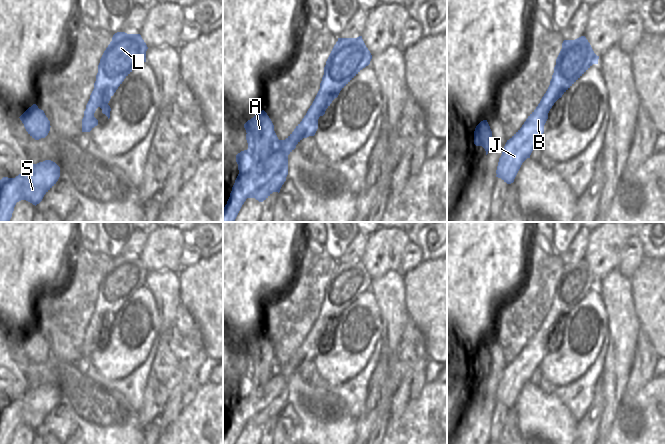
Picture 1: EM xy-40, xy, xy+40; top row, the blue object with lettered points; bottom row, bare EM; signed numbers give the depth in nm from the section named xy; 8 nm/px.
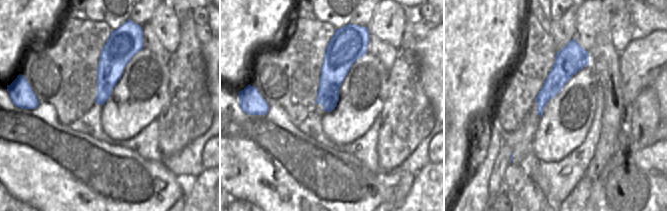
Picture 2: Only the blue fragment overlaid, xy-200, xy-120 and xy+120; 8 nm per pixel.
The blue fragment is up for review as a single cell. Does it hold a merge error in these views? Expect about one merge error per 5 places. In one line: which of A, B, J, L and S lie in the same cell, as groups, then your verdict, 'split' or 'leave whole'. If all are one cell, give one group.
A / B J L S; split

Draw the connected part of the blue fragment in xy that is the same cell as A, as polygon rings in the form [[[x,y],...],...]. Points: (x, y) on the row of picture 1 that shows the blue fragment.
[[[264,110],[248,120],[244,128],[252,159],[257,166],[263,166],[273,152],[281,149],[274,125]]]

